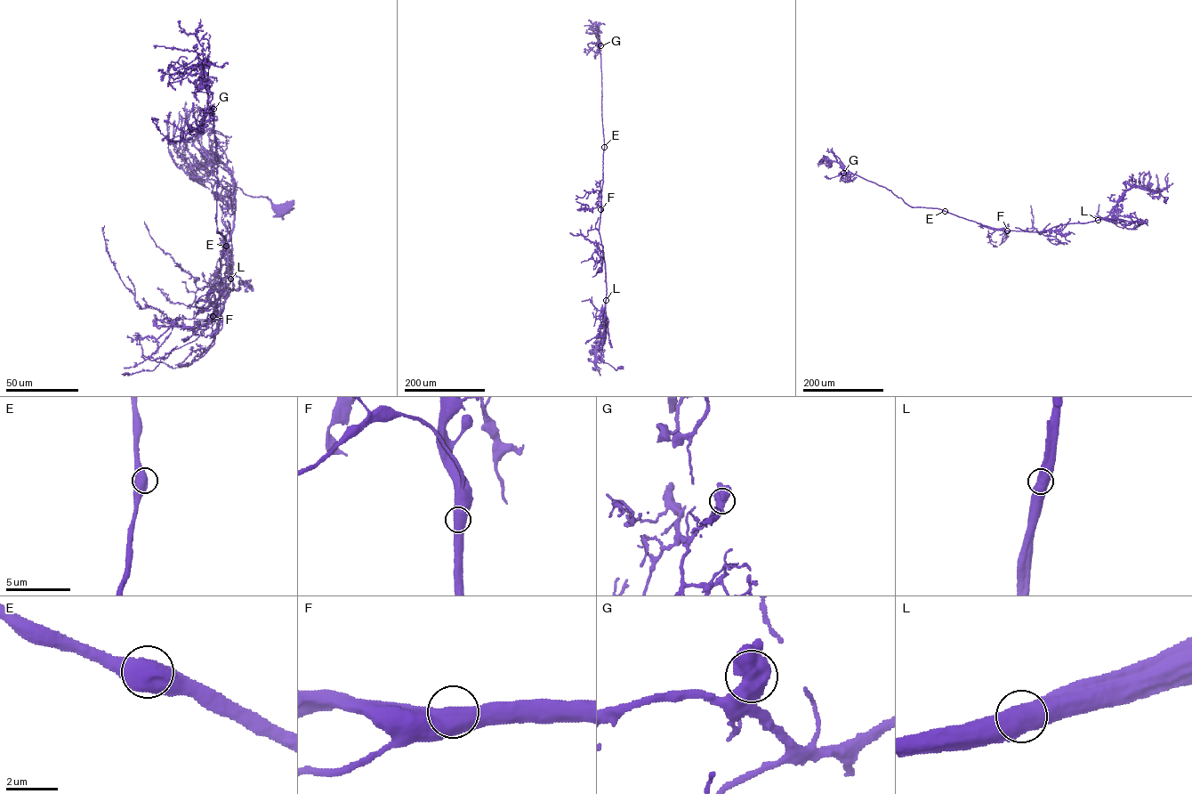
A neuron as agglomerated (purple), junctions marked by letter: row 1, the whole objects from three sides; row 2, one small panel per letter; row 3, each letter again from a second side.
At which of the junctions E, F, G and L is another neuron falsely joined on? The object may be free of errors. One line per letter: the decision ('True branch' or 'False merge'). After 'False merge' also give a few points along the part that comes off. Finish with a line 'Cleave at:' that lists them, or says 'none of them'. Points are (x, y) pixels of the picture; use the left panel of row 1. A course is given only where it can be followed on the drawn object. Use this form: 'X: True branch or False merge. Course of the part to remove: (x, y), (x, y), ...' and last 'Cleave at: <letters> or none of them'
E: True branch
F: True branch
G: True branch
L: False merge. Course of the part to remove: (230, 279), (229, 273), (225, 272), (226, 285), (223, 283), (217, 289), (214, 279), (219, 277)
Cleave at: L

